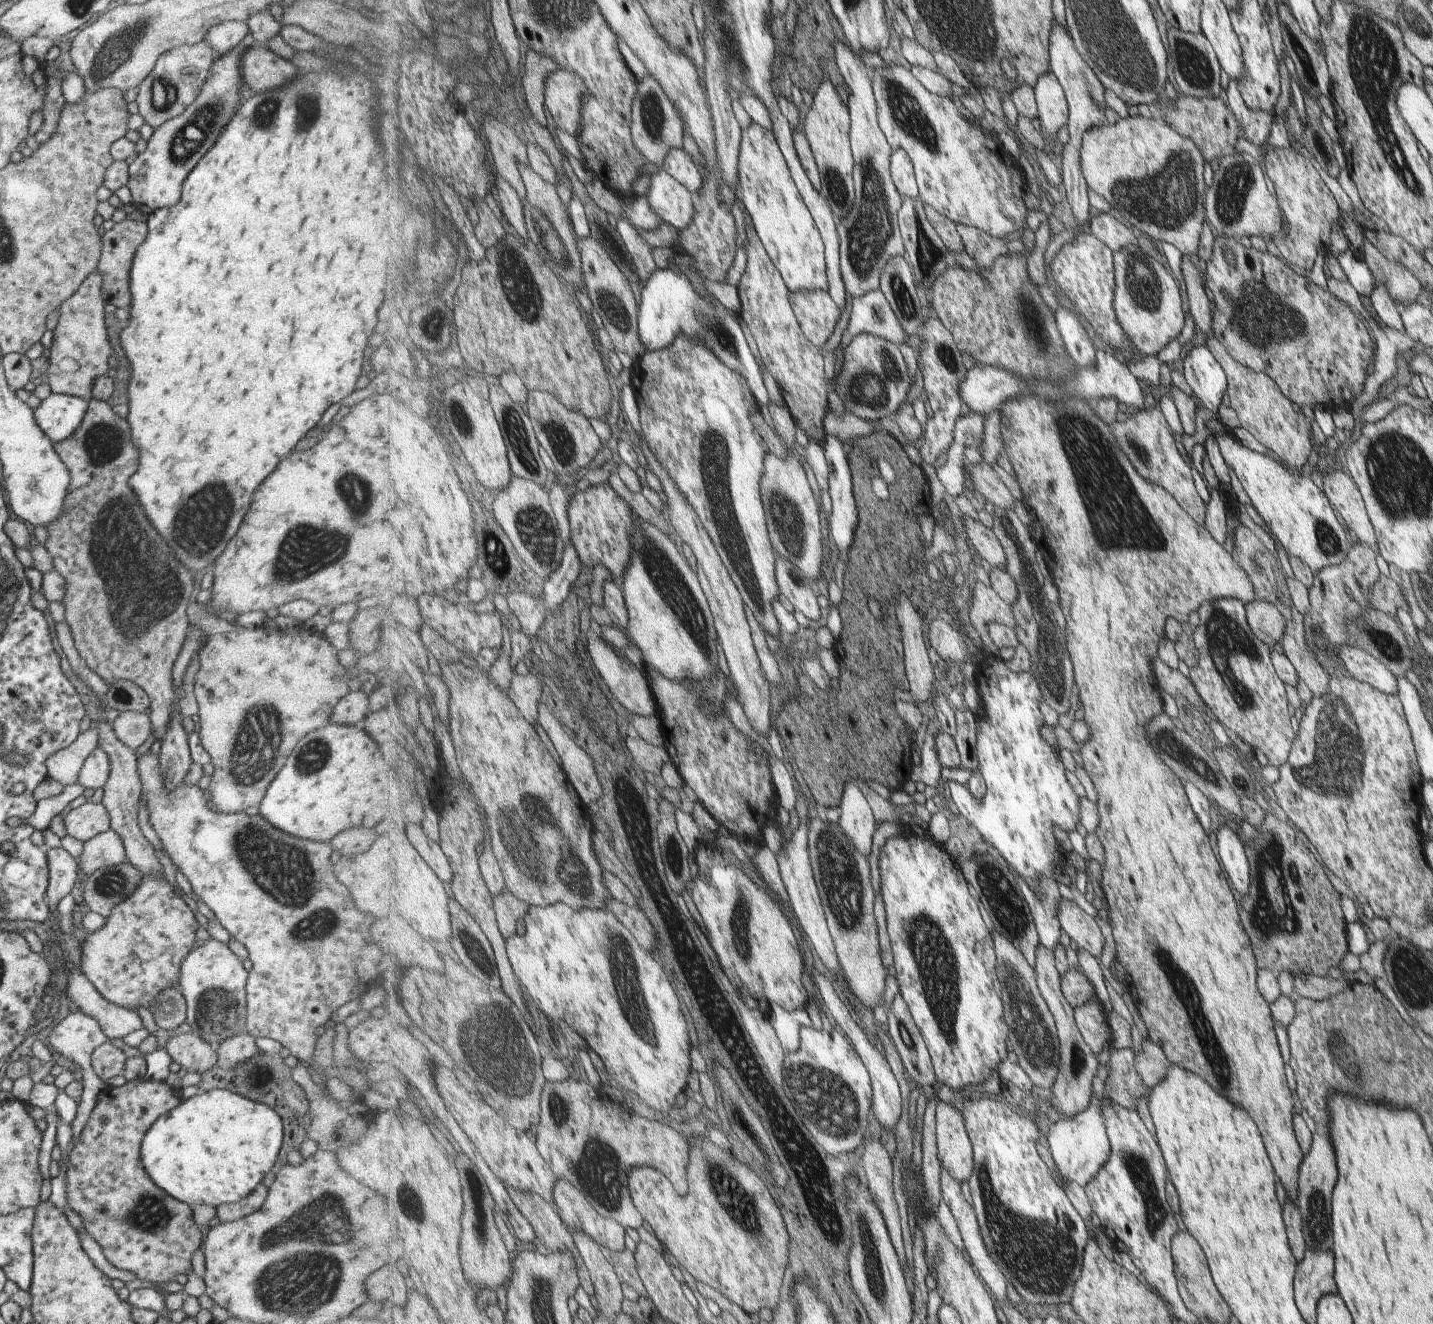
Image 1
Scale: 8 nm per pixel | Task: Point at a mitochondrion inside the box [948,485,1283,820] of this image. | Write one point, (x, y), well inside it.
(1231, 648)

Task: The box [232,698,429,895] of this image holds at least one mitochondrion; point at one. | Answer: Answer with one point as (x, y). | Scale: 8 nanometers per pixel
(315, 754)

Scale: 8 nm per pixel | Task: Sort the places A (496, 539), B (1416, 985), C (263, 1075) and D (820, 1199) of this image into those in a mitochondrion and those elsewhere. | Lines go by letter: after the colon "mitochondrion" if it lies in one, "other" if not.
A: mitochondrion
B: mitochondrion
C: mitochondrion
D: mitochondrion

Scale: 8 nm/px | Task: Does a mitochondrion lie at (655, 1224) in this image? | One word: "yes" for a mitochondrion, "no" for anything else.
no

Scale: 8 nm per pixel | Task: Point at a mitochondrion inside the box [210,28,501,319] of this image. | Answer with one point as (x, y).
(266, 120)

